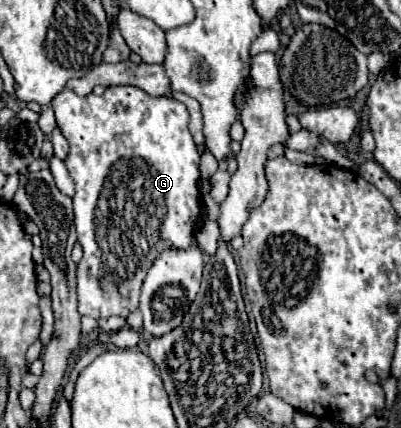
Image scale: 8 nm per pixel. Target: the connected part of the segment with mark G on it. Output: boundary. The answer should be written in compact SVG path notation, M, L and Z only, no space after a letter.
M117 85L117 87L107 87L105 93L101 97L97 95L77 95L71 89L63 89L53 101L51 101L53 109L55 109L55 119L57 125L61 127L65 139L69 141L69 153L65 157L65 167L75 183L75 197L73 197L73 221L77 225L77 233L79 233L79 243L83 247L83 259L77 265L77 295L79 295L79 313L81 315L89 315L93 319L101 319L101 317L127 317L129 313L133 313L139 305L139 289L141 283L149 271L149 267L153 265L153 259L157 259L157 255L161 251L167 249L189 249L197 245L195 239L195 231L201 225L201 191L199 191L199 151L197 145L193 143L193 137L187 129L187 121L189 121L189 111L187 107L173 99L171 95L163 95L163 97L149 97L145 95L145 91L137 89L137 87L127 87L127 85Z

